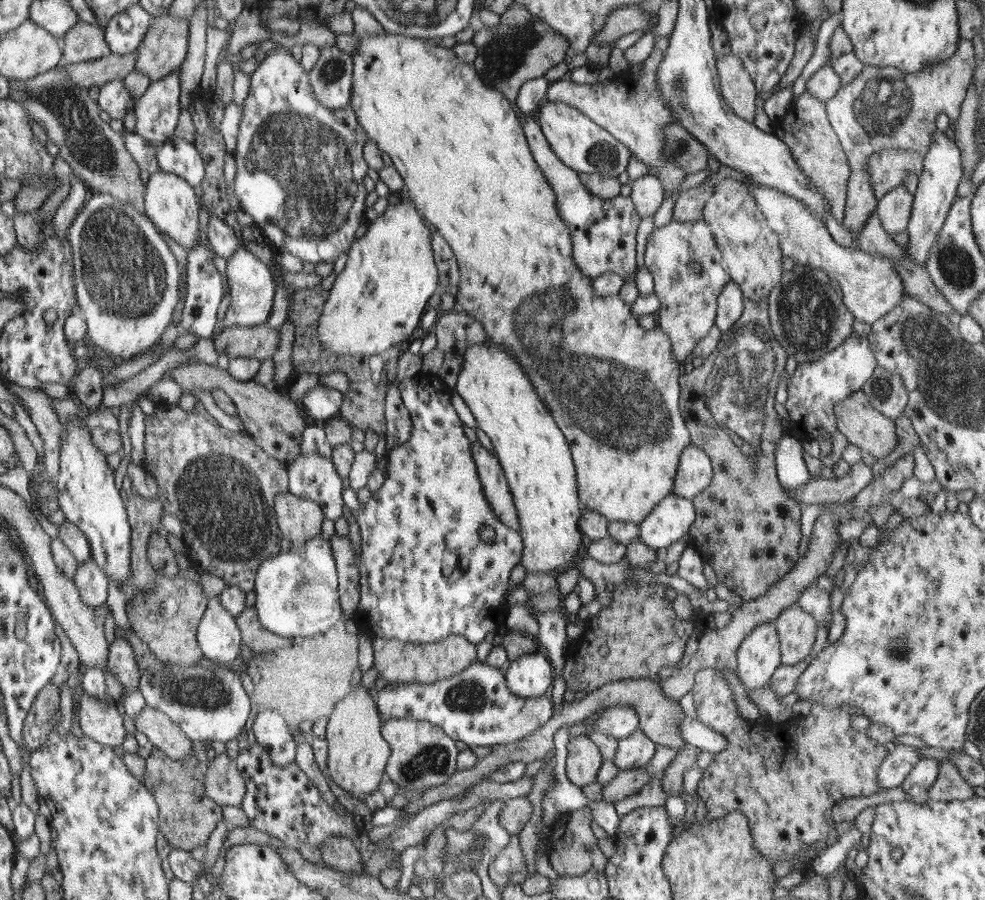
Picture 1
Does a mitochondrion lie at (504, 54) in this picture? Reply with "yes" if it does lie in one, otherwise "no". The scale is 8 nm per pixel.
yes

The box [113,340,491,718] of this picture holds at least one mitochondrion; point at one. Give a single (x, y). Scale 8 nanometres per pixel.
(218, 492)

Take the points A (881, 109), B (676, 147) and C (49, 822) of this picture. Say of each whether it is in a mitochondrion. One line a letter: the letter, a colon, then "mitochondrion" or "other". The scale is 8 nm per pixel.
A: mitochondrion
B: mitochondrion
C: other

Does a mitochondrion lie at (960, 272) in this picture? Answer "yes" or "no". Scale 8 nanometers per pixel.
yes

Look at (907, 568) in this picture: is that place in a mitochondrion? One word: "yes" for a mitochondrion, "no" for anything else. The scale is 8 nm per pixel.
no

